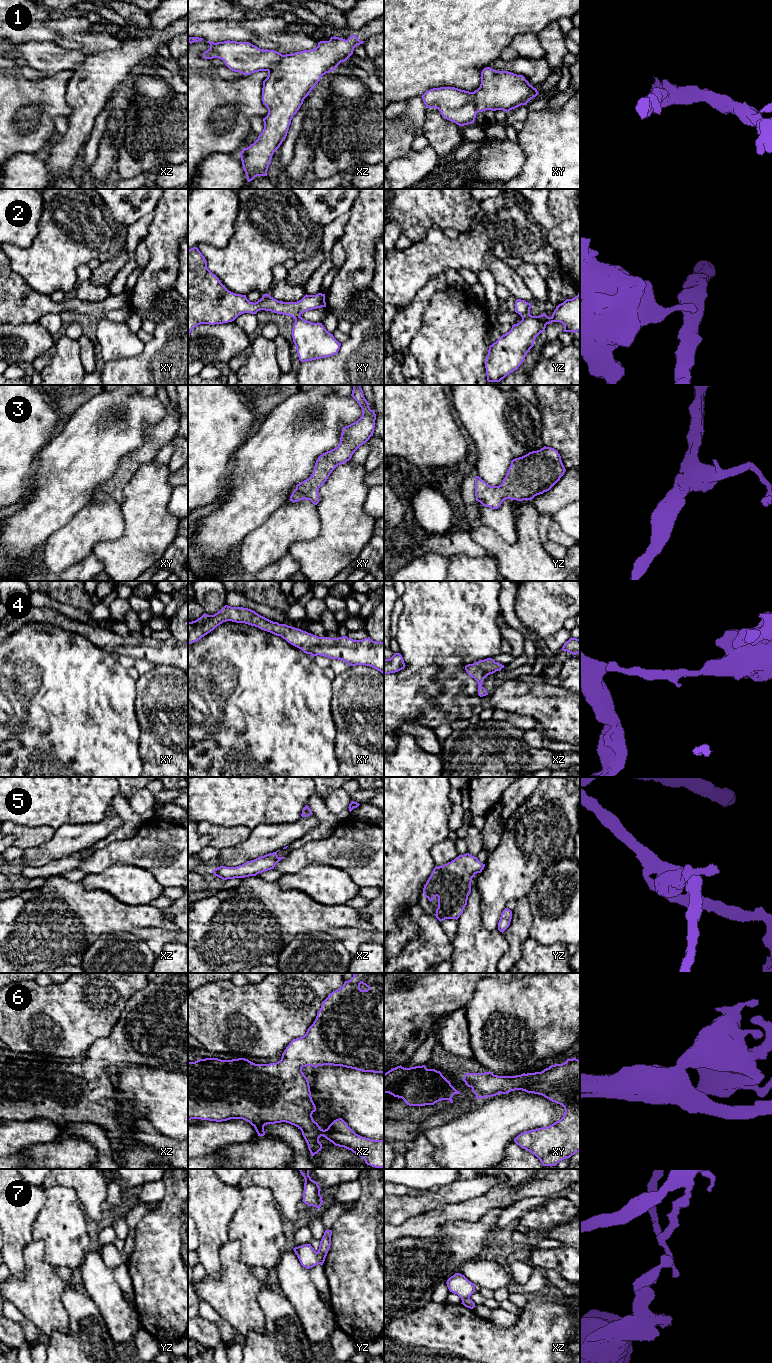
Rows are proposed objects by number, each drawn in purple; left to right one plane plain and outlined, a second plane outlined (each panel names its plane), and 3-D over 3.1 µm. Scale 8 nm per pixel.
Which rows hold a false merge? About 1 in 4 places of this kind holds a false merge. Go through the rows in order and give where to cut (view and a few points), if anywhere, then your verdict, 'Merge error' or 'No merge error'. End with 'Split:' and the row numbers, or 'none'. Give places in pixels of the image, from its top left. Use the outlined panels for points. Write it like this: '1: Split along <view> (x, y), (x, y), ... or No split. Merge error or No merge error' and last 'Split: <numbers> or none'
1: No split. No merge error
2: Split along yz (529, 314), (522, 319). Merge error
3: No split. No merge error
4: No split. No merge error
5: No split. No merge error
6: No split. No merge error
7: Split along yz (316, 1252), (319, 1263). Merge error
Split: 2, 7

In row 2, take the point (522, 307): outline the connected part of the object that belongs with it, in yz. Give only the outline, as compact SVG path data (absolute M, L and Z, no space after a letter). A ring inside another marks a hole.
M517 299L515 302L515 312L518 313L522 319L530 315L531 304L525 300Z

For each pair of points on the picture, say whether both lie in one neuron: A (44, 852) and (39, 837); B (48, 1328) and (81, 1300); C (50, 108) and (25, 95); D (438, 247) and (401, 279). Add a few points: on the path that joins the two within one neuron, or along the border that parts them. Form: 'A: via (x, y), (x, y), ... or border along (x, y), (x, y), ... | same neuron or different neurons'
A: border along (55, 830), (54, 834), (45, 842), (24, 850) | different neurons
B: border along (66, 1289), (61, 1302), (68, 1331), (52, 1332) | different neurons
C: via (44, 102), (31, 101) | same neuron
D: via (429, 256), (410, 270) | same neuron

